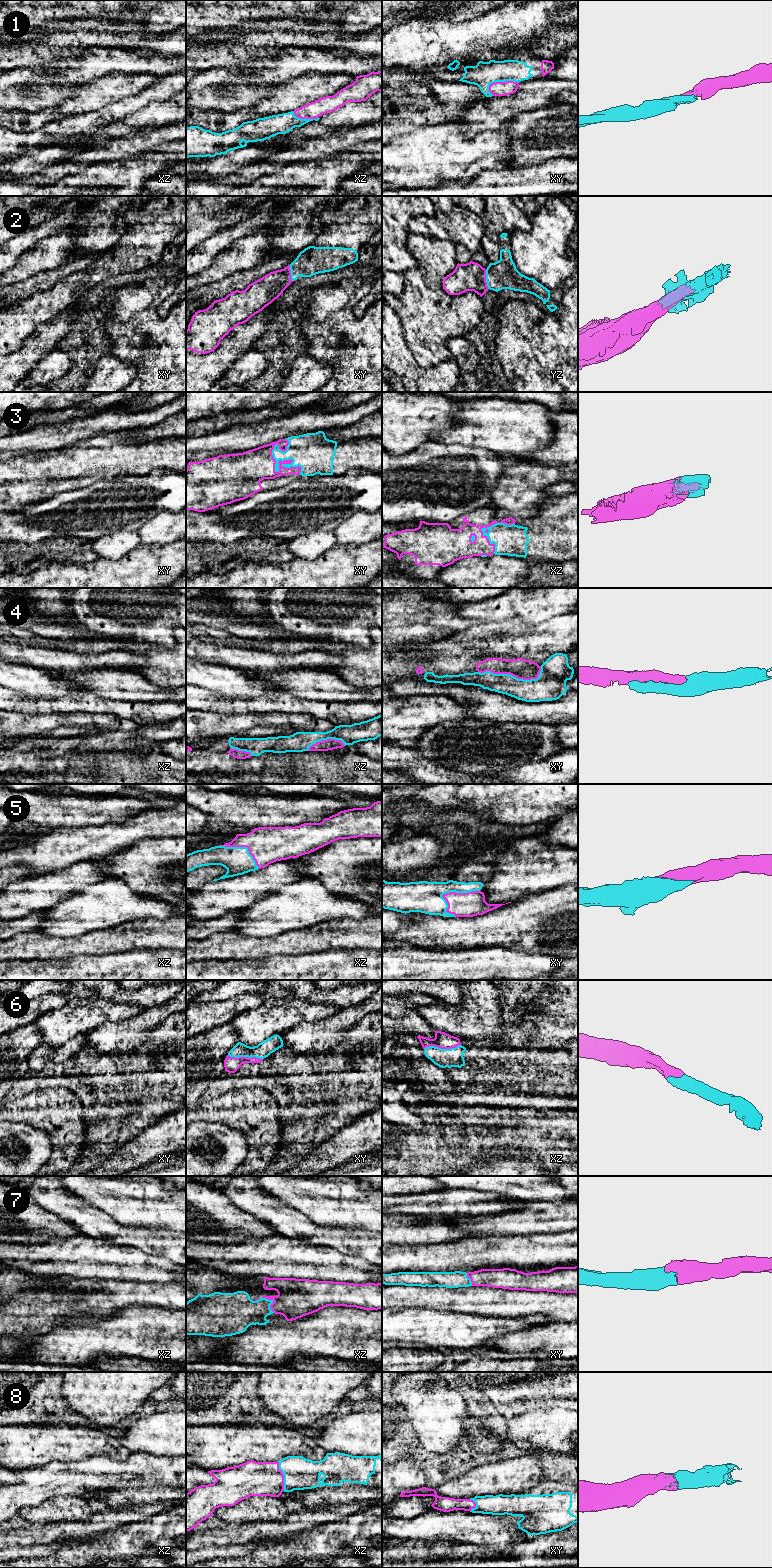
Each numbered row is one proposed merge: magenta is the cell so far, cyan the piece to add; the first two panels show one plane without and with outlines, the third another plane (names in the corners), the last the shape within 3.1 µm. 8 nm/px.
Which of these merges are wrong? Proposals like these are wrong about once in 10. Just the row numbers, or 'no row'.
no row

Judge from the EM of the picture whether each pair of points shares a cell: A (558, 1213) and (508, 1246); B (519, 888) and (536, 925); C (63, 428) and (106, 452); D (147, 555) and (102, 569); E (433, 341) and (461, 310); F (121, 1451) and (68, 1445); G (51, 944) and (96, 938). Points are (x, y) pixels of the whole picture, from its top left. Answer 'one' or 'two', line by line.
A: two
B: two
C: two
D: one
E: one
F: one
G: one

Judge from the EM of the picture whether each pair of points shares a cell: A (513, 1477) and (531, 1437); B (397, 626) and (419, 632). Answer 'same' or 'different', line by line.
A: different
B: same

